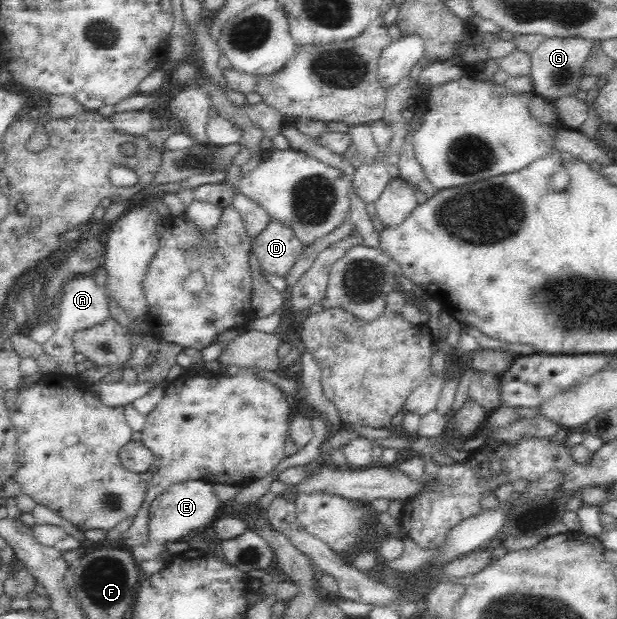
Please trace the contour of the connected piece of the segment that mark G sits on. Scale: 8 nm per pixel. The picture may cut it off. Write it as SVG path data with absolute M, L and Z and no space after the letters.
M545 37L539 46L530 54L532 62L532 93L542 95L550 102L559 95L575 94L574 90L578 78L583 75L580 66L590 53L595 41L581 37Z

